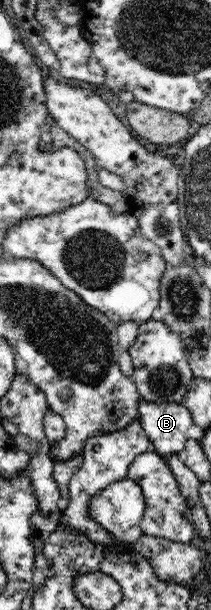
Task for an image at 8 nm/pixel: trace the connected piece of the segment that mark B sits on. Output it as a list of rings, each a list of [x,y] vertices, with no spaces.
[[[142,397],[138,400],[139,425],[154,444],[154,450],[167,459],[172,454],[180,455],[188,438],[188,429],[193,424],[189,409],[182,403],[154,403]]]

